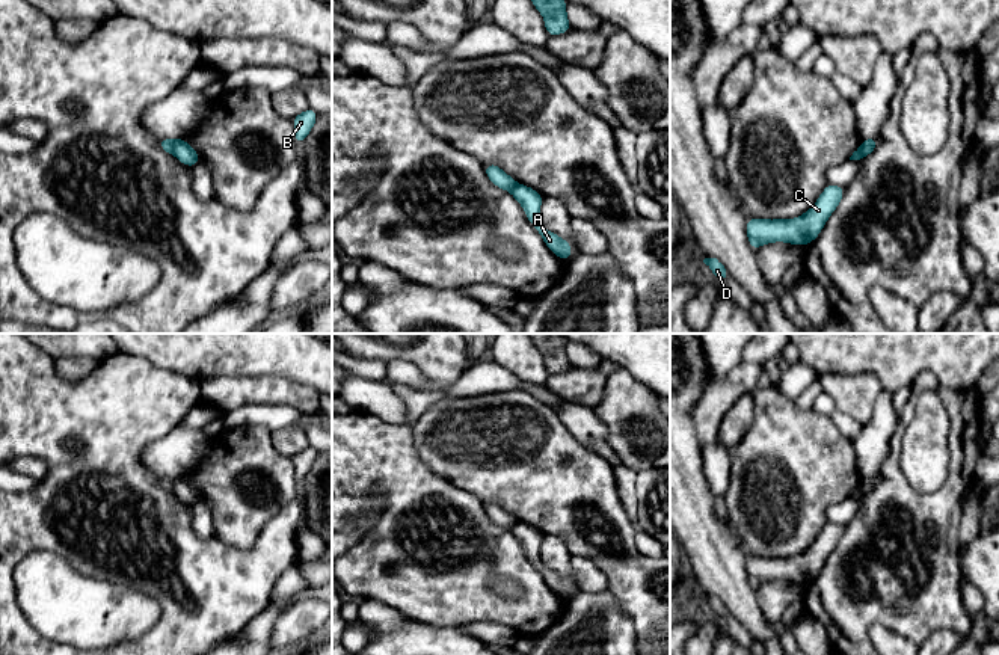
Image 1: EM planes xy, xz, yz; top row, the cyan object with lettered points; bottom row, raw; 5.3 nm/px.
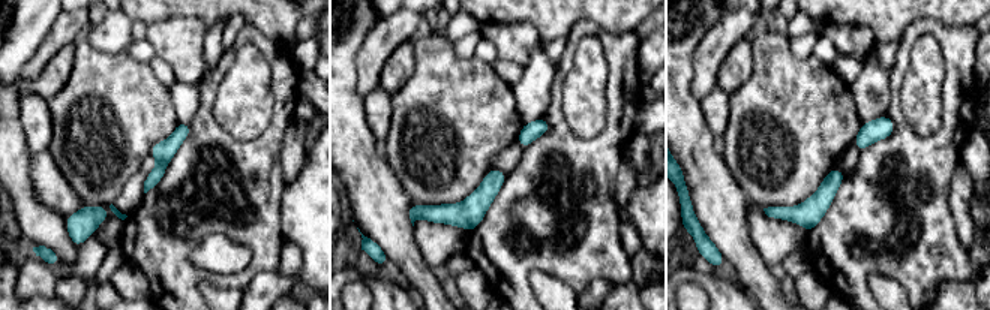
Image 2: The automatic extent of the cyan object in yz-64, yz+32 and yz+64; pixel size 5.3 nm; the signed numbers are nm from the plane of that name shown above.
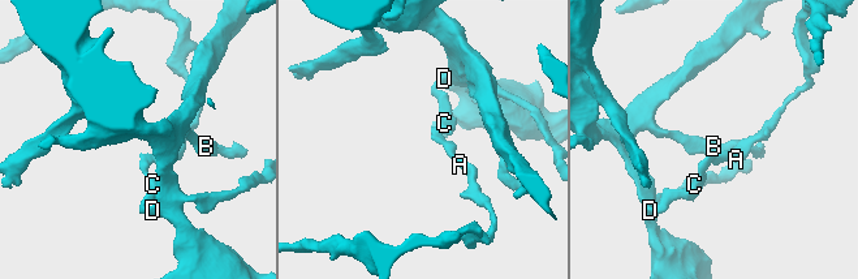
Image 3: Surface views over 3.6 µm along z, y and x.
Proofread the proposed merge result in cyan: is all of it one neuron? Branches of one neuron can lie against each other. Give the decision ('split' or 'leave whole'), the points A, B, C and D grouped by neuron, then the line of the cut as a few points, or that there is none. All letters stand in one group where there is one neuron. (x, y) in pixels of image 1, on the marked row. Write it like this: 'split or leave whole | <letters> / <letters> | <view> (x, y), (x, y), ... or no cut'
split | A / B C D | xy (172, 139), (174, 153)

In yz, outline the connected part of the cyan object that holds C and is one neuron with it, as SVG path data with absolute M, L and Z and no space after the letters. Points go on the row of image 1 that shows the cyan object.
M827 184L816 202L795 219L768 220L750 216L745 225L750 248L756 252L761 244L774 241L798 246L809 244L819 235L844 193L845 187Z

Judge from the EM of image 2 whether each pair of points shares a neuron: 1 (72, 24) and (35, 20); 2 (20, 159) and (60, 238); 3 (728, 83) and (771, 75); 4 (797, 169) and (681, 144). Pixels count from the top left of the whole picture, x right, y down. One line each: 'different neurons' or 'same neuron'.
1: different neurons
2: same neuron
3: different neurons
4: different neurons

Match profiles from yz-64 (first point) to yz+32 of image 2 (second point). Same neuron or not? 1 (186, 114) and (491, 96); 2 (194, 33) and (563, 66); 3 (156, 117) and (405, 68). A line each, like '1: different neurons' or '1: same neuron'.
1: different neurons
2: same neuron
3: different neurons

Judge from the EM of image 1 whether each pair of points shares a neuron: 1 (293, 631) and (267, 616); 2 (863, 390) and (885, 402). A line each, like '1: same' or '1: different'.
1: different
2: different

